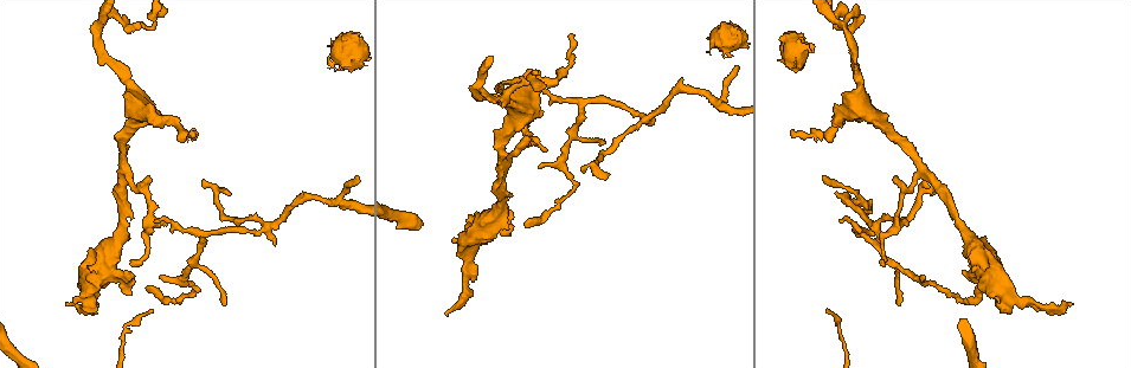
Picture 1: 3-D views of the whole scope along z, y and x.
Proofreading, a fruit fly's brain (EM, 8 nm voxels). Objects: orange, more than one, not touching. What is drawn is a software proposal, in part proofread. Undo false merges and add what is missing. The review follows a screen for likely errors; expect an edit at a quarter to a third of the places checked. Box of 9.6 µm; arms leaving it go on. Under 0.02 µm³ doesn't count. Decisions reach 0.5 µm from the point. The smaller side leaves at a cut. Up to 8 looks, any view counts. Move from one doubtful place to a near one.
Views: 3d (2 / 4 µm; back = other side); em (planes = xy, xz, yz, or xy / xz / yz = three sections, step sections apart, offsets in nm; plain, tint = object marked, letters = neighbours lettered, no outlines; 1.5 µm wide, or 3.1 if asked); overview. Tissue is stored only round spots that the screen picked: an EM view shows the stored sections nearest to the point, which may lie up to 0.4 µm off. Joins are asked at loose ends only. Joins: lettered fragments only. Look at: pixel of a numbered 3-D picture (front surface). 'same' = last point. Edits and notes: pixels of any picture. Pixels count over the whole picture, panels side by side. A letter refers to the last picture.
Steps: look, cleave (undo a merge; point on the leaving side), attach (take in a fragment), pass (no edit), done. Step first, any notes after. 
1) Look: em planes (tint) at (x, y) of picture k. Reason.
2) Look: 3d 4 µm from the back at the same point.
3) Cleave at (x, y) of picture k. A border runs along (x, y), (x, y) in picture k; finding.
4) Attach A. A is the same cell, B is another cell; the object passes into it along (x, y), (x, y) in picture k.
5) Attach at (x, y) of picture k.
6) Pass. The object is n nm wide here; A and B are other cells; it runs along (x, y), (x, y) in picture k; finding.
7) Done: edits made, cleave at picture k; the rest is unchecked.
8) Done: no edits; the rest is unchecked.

Look: em xy step 4 (letters) at (845, 26) of picture 1. Sharp bend.

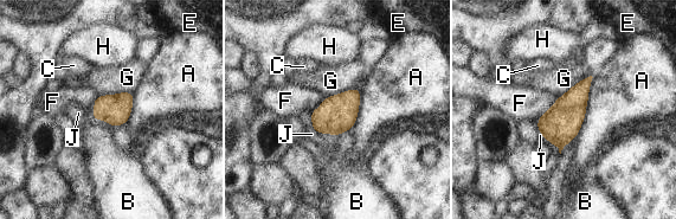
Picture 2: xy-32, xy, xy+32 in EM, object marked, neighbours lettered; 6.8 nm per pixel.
Pass. The longest contact is with A, 440 nm; A, B, C, E, F, G, H and J are other cells; continuous, no second cell.

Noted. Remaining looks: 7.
Look: em planes (letters) at (839, 121) of picture 1. Thick turns thin.

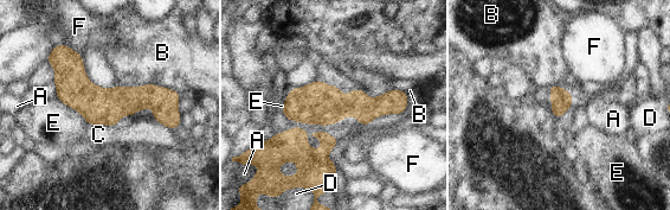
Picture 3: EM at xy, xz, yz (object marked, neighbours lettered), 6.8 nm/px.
Pass. The object is 140 nm wide here; A, B, C, D, E and F are other cells; it runs along (52, 59), (94, 100), (176, 118) in picture 3; continuous, no second cell.

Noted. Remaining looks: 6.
Look: 3d 2 µm from the back at (840, 219) of picture 1. An open end.

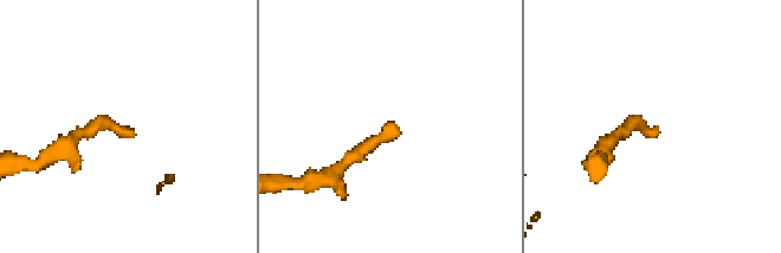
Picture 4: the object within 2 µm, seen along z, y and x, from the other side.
Look: em planes (tint) at (398, 129) of picture 4.

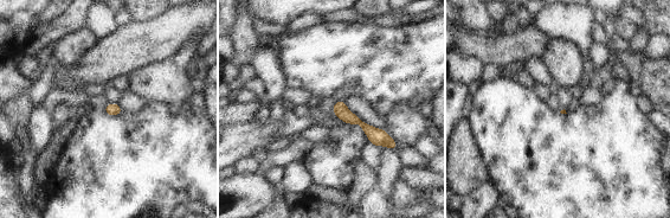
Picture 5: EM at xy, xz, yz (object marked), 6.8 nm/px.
Look: em planes (letters) at the same point. See the neighbours.

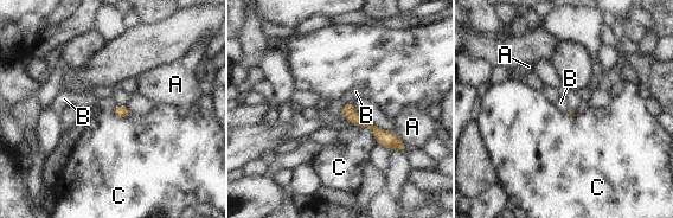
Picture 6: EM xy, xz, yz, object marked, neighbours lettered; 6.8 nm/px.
Pass. A, B and C are other cells; it runs along (344, 110), (401, 147) in picture 6; no lettered fragment goes on from it.

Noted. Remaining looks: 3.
Done: no edits; the rest is unchecked.

